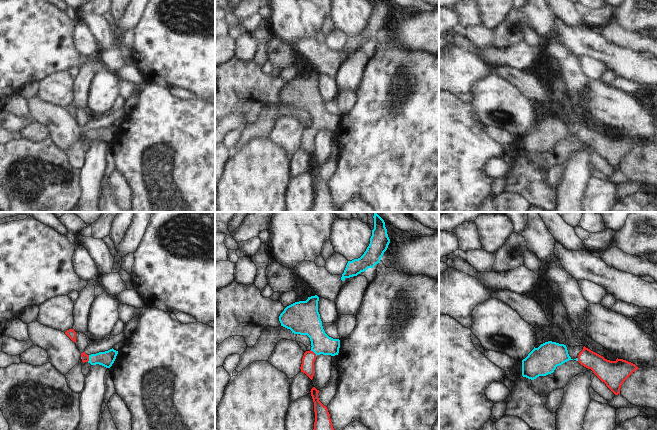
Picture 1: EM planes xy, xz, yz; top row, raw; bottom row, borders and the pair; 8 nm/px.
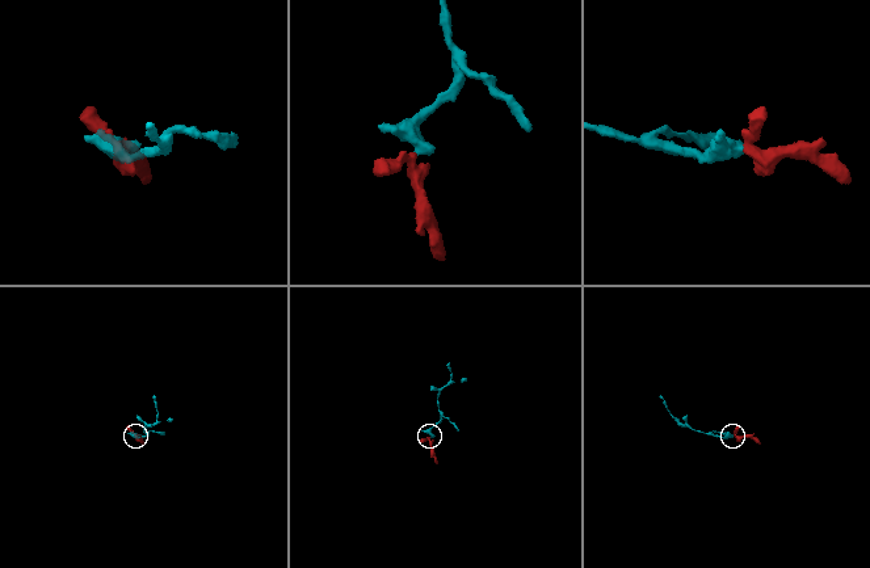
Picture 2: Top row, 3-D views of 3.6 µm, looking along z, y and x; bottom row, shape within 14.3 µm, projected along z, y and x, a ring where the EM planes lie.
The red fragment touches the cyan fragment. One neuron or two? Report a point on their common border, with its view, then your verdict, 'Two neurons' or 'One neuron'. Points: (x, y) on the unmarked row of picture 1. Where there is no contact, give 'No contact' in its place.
Touches red at xy (88, 134). One neuron

